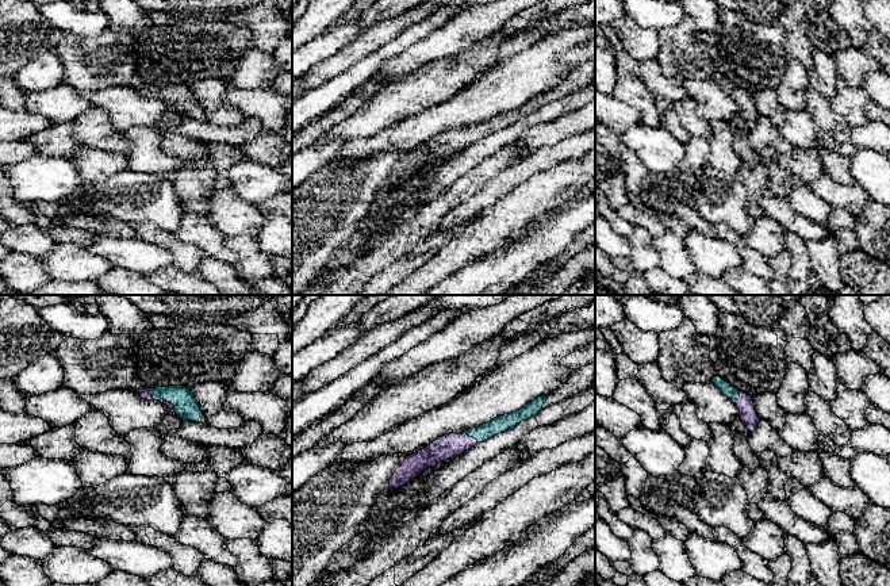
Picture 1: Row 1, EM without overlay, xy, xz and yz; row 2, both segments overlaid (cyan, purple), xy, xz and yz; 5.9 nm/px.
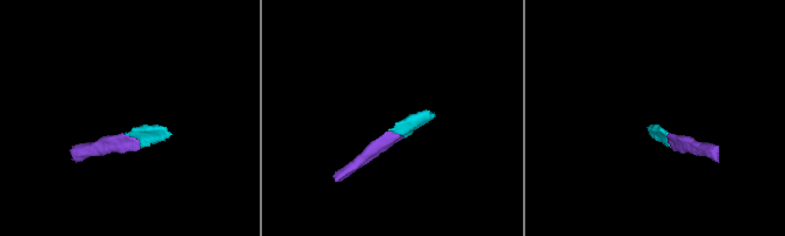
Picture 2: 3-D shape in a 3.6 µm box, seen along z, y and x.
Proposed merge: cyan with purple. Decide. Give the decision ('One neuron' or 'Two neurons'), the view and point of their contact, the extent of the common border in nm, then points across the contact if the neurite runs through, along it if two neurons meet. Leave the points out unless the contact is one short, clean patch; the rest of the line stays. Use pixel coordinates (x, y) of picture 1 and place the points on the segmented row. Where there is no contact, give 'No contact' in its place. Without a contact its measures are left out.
One neuron. Touches cyan at xz (467, 433). Shared border 140 nm. Path across: xz (502, 422), (482, 433), (467, 433), (456, 444), (451, 445)

